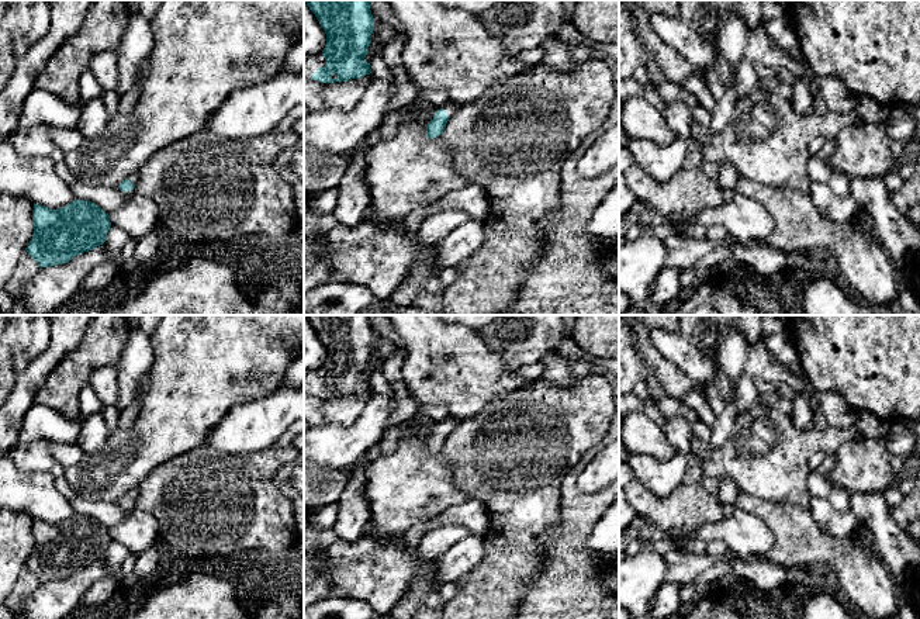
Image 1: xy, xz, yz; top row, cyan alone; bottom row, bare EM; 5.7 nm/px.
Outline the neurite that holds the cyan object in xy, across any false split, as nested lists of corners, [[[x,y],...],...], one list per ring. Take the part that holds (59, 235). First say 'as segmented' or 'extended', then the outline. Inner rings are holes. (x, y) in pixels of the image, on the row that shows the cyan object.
as segmented; [[[75,200],[59,210],[34,204],[34,235],[25,250],[41,267],[63,264],[106,242],[111,222],[98,205]]]

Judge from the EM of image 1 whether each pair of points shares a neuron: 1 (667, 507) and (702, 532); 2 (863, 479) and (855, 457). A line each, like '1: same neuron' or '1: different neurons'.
1: different neurons
2: same neuron

